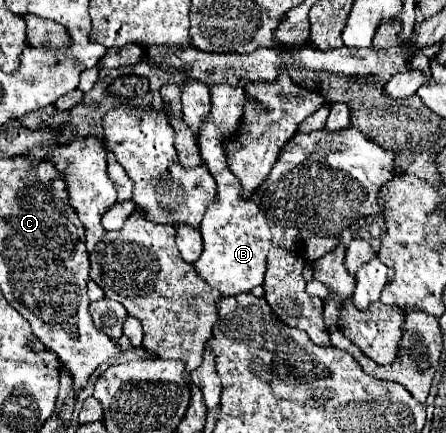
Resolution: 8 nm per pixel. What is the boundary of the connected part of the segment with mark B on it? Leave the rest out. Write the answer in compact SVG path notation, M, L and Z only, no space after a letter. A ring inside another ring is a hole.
M226 84L212 86L210 94L212 94L212 112L210 118L202 124L198 146L204 164L218 182L218 190L216 190L216 198L208 204L206 214L200 222L204 250L202 256L194 262L194 268L196 274L212 288L220 290L220 294L238 296L242 292L250 292L254 286L260 286L264 282L268 252L272 248L294 252L294 236L302 240L314 234L340 238L340 234L360 216L380 214L382 208L378 204L378 190L382 184L386 184L388 178L398 174L398 170L392 164L392 154L386 154L380 146L374 146L362 132L354 130L352 126L340 132L320 130L310 134L294 134L294 138L290 138L290 142L286 142L286 146L280 150L280 156L274 168L270 170L270 174L266 176L266 180L246 198L240 180L234 178L234 174L226 164L226 142L234 138L234 134L240 130L244 106L250 98L246 96L244 88L232 88ZM214 104L224 104L224 106L214 110Z

